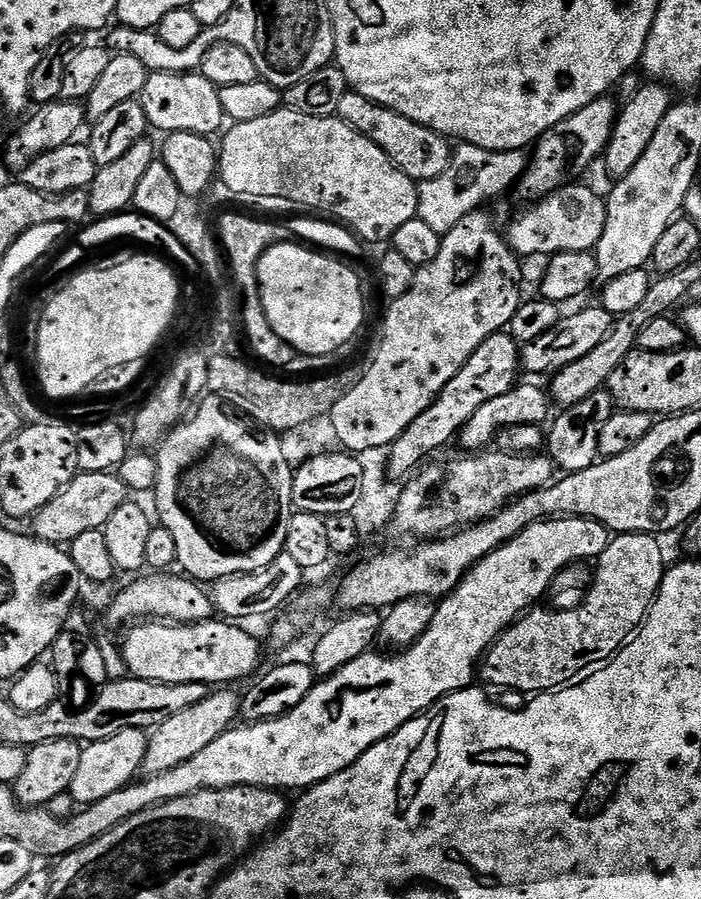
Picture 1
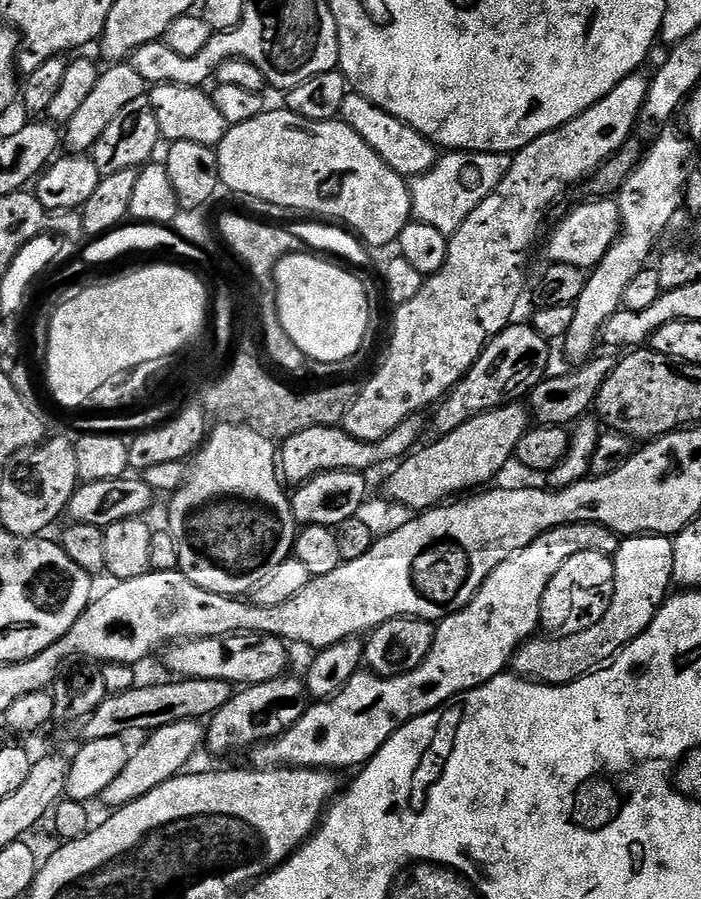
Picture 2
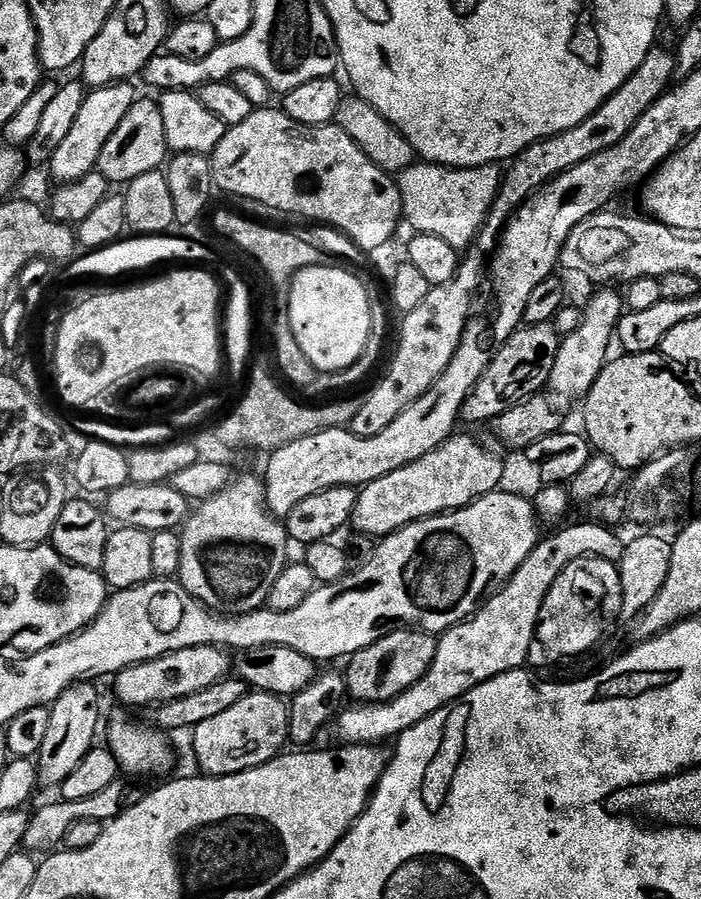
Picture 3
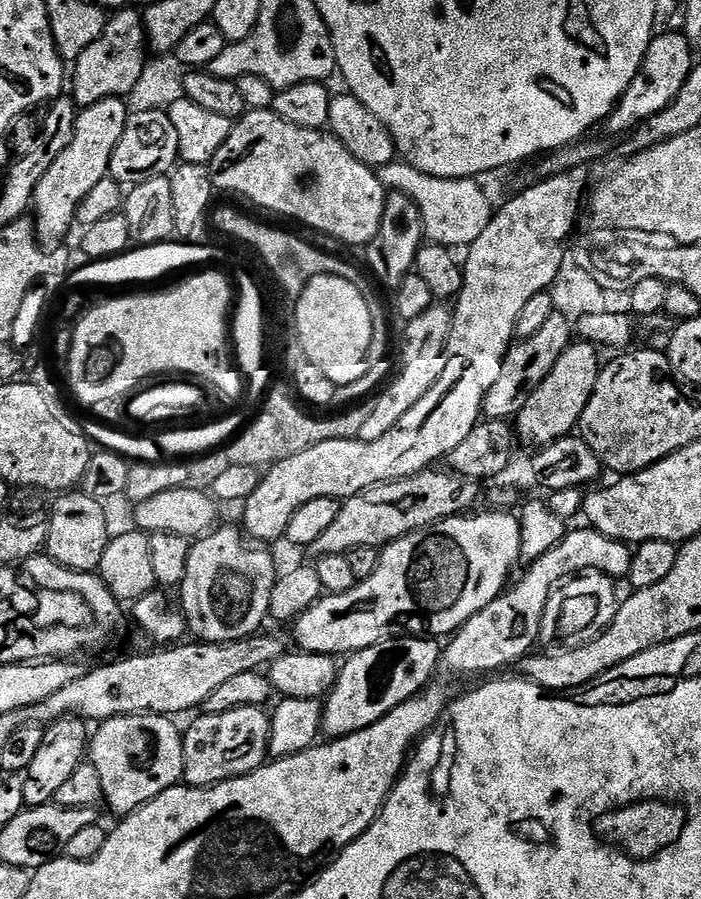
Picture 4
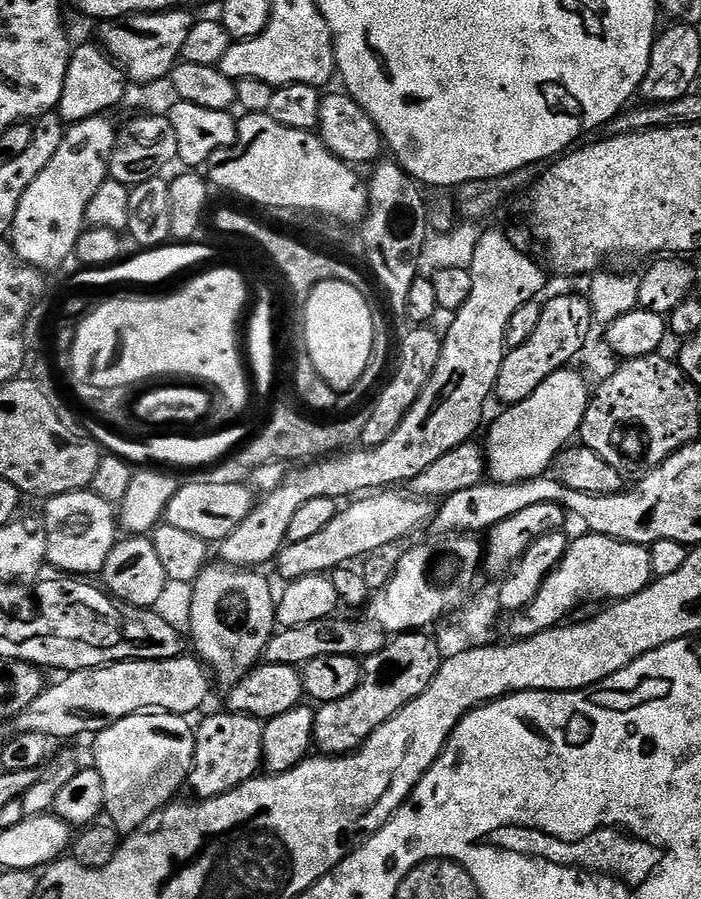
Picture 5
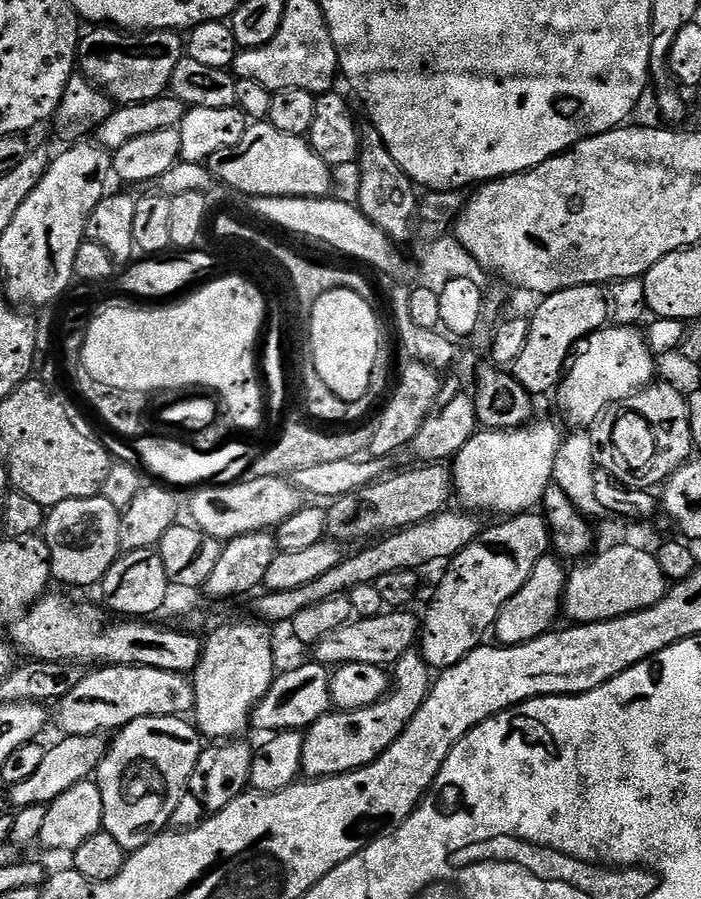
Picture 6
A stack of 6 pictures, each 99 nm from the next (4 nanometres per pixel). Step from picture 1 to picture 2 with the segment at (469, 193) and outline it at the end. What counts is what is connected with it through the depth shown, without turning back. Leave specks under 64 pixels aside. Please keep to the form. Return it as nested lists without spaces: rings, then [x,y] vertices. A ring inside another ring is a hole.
[[[445,153],[435,167],[424,175],[415,176],[409,183],[413,217],[430,225],[444,235],[452,235],[470,216],[475,206],[486,199],[510,168],[509,153]]]

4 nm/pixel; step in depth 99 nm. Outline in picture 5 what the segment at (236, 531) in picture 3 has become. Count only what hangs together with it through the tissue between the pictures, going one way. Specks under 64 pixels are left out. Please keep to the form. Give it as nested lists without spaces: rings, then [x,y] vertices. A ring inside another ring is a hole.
[[[212,562],[191,585],[192,605],[188,608],[187,628],[190,644],[196,647],[195,655],[214,673],[217,685],[239,684],[264,660],[266,646],[278,631],[277,597],[274,592],[272,596],[272,588],[262,573]]]

